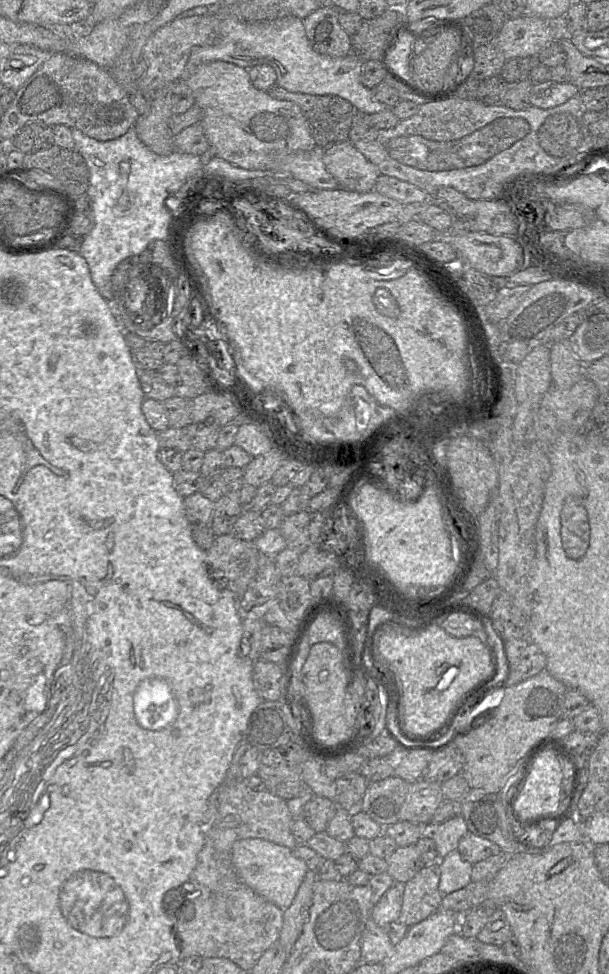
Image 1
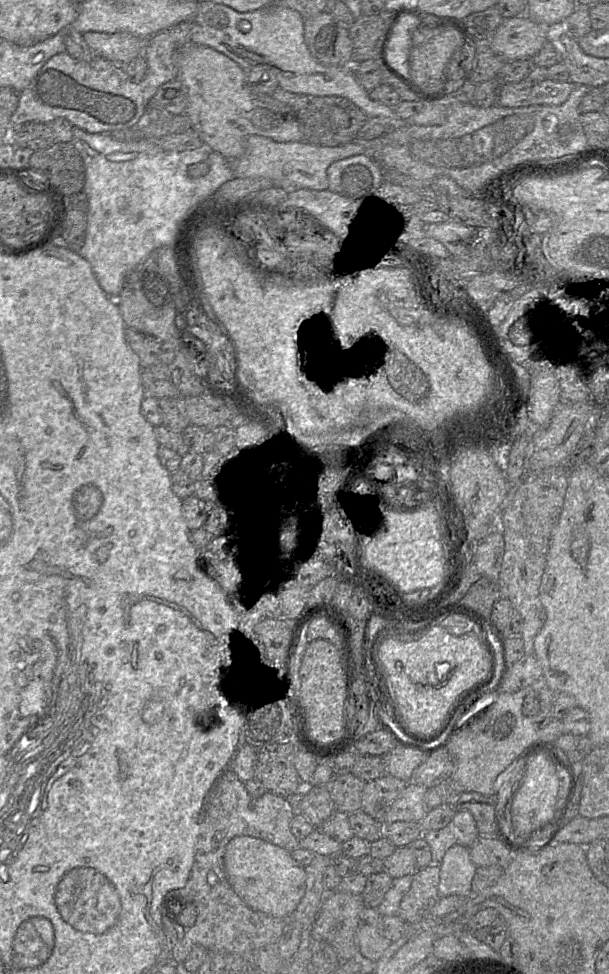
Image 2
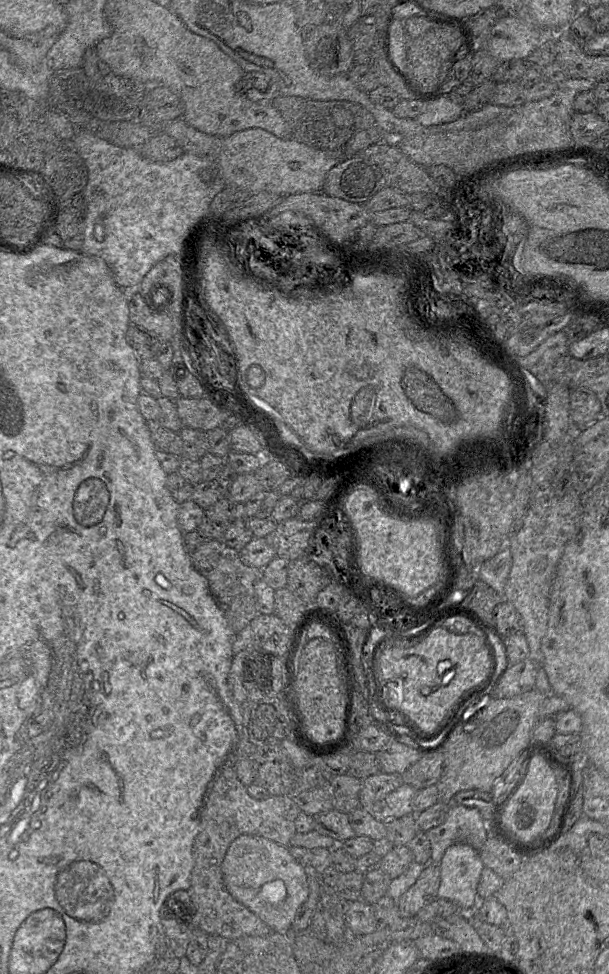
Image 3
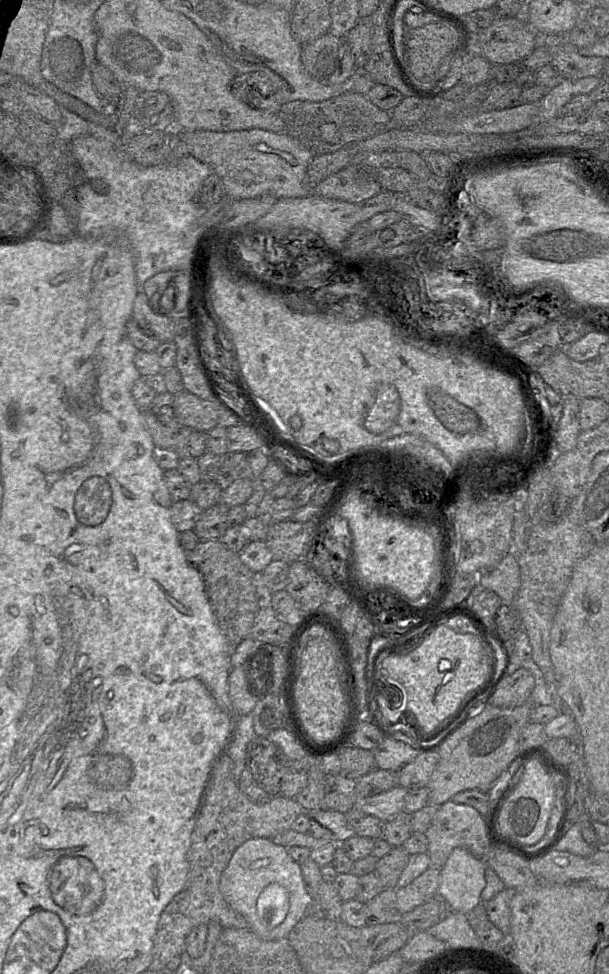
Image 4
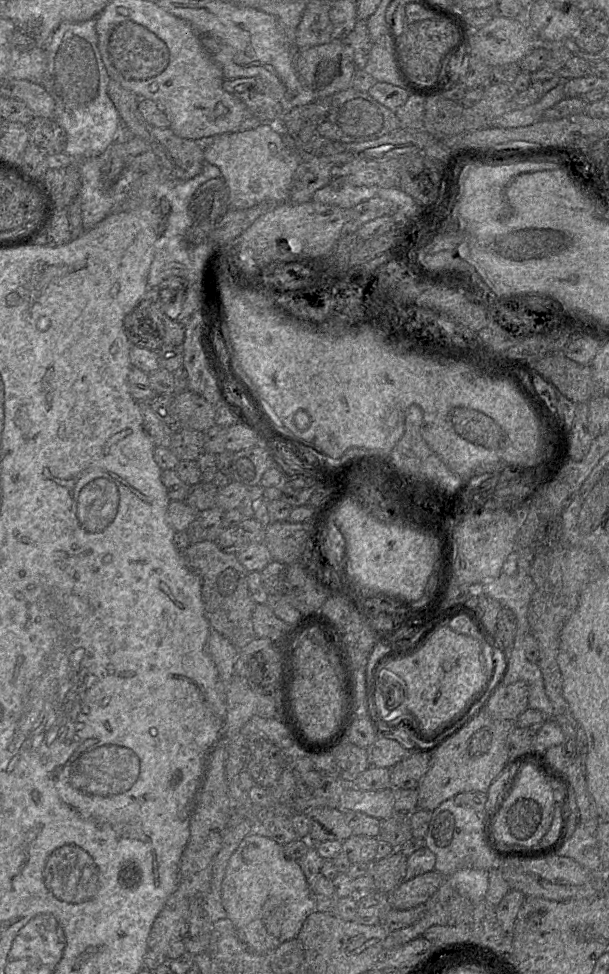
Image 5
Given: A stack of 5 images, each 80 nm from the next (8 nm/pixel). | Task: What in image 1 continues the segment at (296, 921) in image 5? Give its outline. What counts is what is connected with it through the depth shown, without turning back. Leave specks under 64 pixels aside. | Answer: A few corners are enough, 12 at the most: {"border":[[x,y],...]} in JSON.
{"border":[[234,842],[245,885],[283,910],[308,873],[293,849]]}

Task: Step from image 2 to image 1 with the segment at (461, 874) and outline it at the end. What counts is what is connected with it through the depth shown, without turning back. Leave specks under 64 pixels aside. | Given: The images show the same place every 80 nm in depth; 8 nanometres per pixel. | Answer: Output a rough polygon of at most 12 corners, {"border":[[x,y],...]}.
{"border":[[453,850],[439,860],[444,896],[470,884],[473,865]]}

